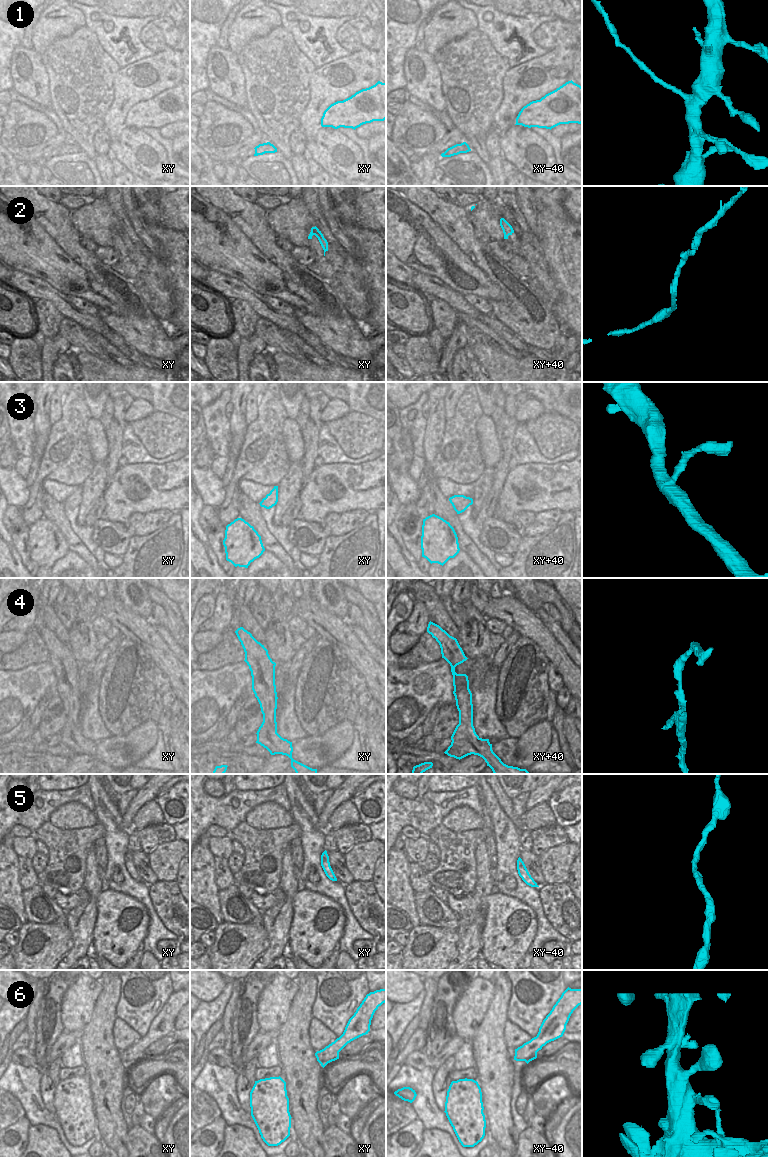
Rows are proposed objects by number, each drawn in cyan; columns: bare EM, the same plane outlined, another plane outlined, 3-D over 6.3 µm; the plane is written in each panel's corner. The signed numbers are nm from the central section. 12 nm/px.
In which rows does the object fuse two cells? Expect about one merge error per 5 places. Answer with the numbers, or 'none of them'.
1

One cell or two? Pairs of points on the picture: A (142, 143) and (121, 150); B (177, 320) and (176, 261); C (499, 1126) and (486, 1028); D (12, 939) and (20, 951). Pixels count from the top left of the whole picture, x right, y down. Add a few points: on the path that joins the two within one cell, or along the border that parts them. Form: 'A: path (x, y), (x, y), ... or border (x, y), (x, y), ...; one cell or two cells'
A: path (137, 147), (135, 149), (126, 149); one cell
B: path (179, 305), (179, 276); one cell
C: path (496, 1102), (495, 1068), (490, 1052); one cell
D: border (18, 931), (18, 942), (11, 949); two cells

